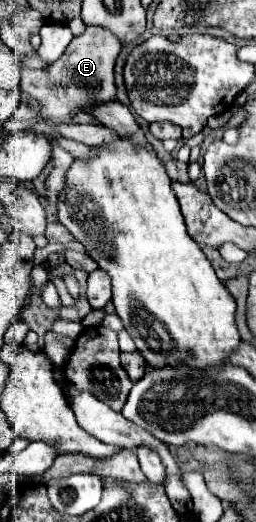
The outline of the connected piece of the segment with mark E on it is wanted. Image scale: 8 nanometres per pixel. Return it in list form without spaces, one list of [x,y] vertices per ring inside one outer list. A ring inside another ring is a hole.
[[[87,25],[85,31],[69,43],[65,53],[49,67],[49,71],[41,69],[21,69],[23,73],[23,91],[41,103],[41,117],[69,117],[79,111],[87,111],[95,105],[115,99],[115,83],[113,83],[113,67],[119,55],[121,43],[119,39],[103,27]]]

